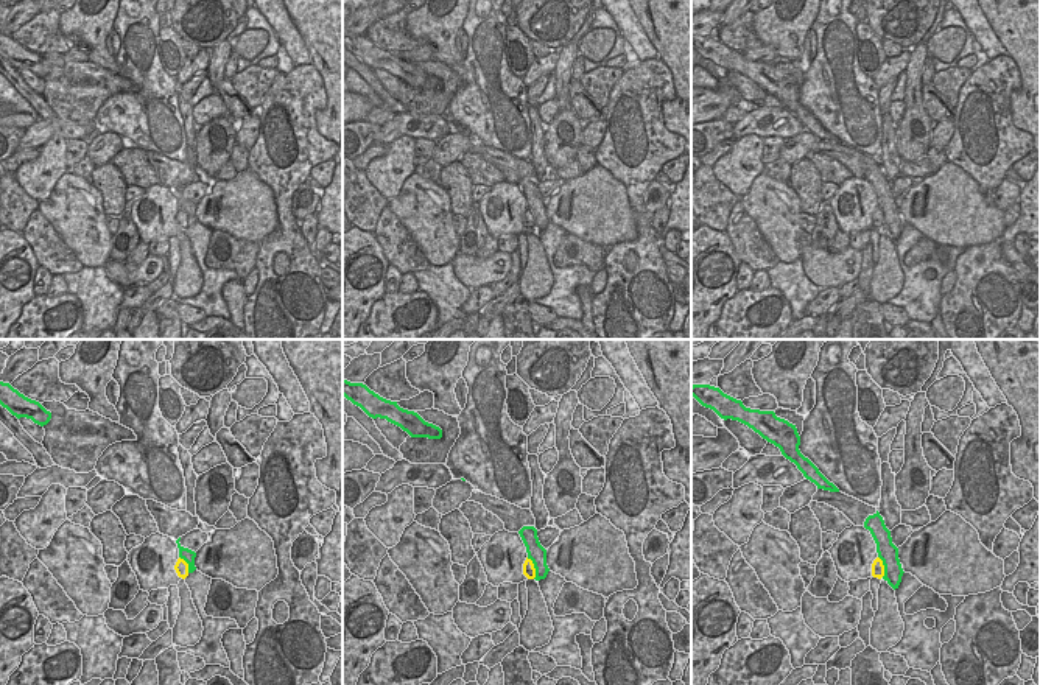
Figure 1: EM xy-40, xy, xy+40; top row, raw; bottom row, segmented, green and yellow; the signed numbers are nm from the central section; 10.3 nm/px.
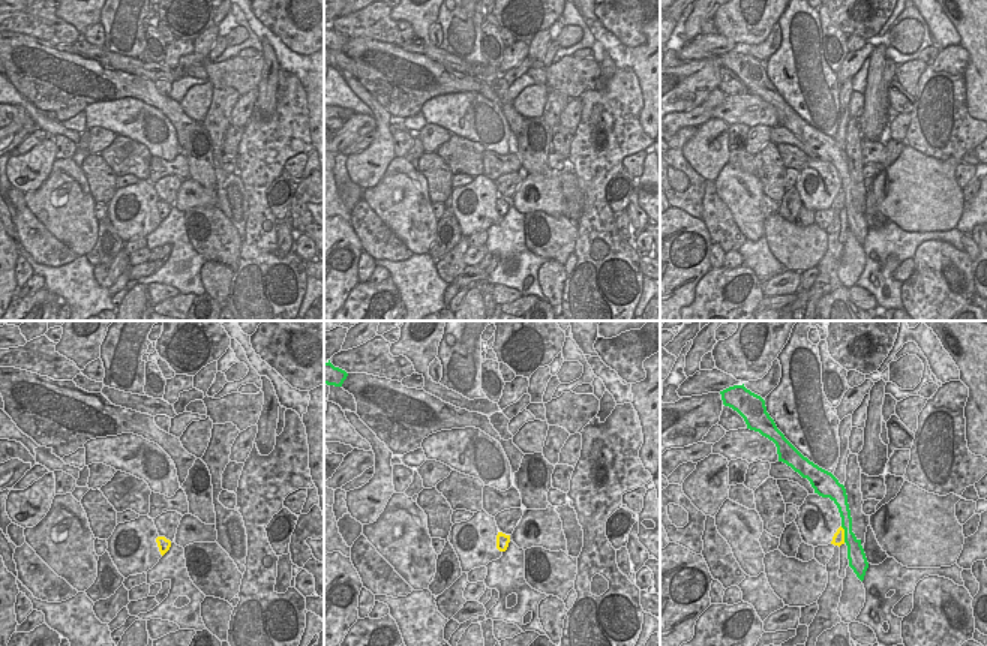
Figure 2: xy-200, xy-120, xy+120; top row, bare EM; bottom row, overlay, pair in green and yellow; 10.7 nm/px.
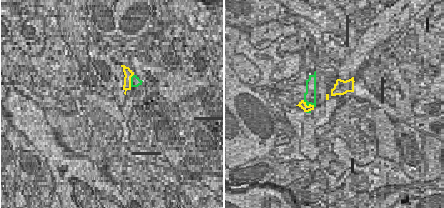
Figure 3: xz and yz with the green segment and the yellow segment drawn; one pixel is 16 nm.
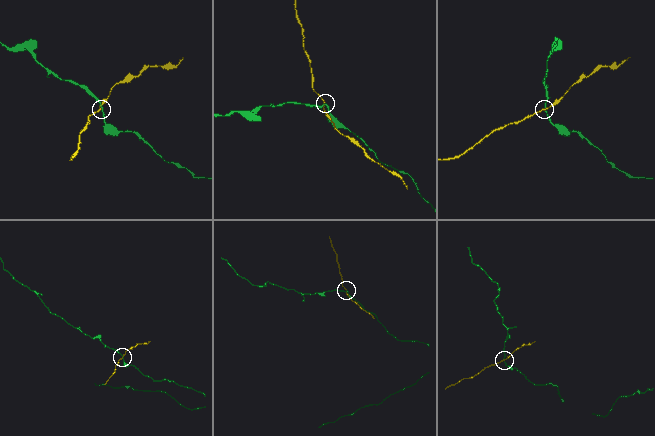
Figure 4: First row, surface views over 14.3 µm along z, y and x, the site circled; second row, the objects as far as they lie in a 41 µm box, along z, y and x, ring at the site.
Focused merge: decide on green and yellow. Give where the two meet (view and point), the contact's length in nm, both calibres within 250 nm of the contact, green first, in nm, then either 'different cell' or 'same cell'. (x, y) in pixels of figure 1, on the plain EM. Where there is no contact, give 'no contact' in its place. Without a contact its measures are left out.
meets green in xy at (534, 218); contact 240 nm long; 180 nm thick on the green side, 130 nm on the other; different cell

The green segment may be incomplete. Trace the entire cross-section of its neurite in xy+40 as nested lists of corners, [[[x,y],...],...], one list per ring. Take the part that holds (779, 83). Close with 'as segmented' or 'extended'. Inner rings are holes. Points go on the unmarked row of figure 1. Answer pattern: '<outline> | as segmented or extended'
[[[693,36],[691,47],[702,58],[713,61],[721,70],[738,72],[752,79],[768,93],[778,98],[782,106],[794,114],[803,128],[814,134],[817,140],[839,143],[839,140],[800,104],[800,87],[796,76],[777,68],[774,62],[746,59],[741,51],[736,51],[724,45],[719,39],[710,36]]] | as segmented

